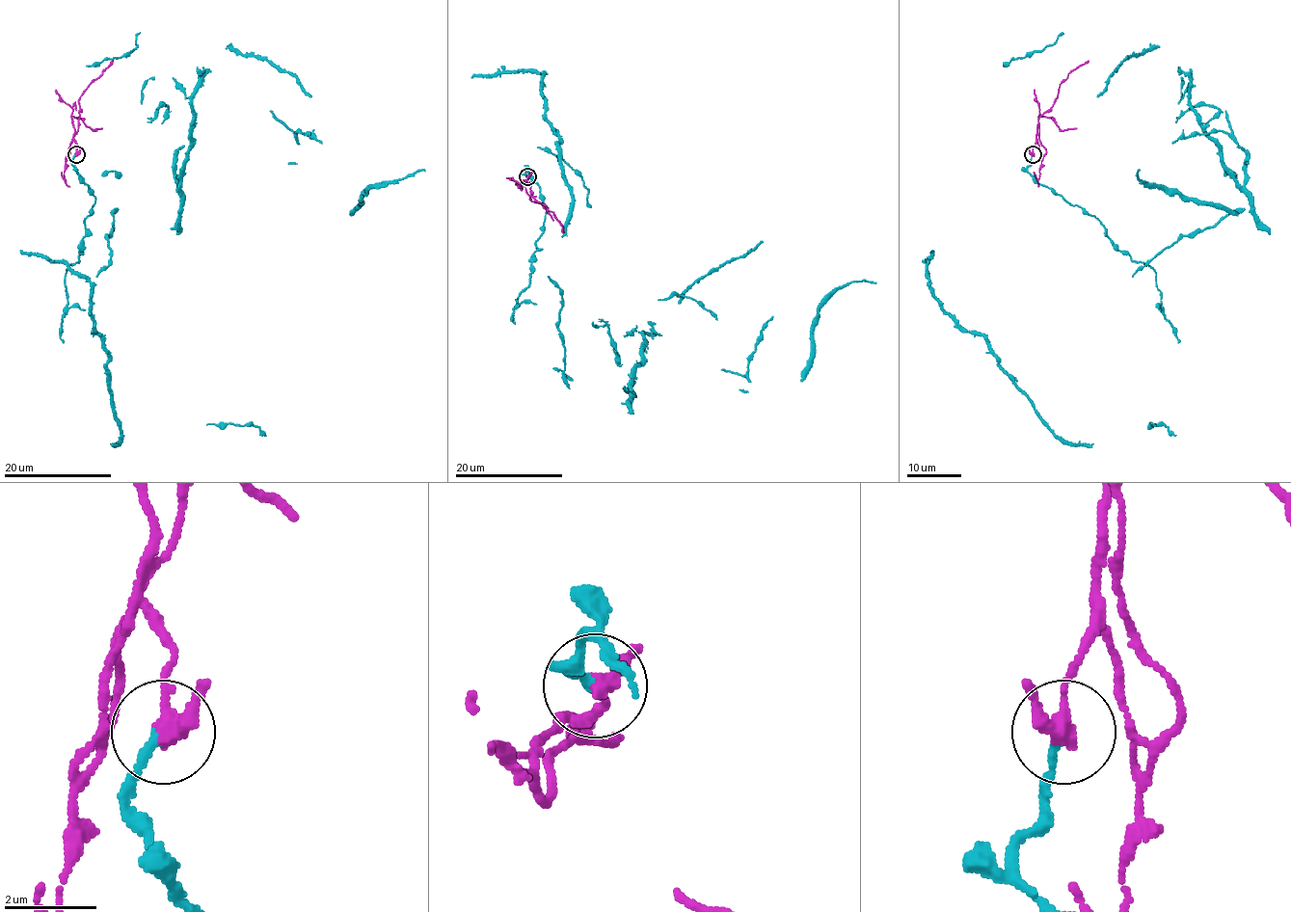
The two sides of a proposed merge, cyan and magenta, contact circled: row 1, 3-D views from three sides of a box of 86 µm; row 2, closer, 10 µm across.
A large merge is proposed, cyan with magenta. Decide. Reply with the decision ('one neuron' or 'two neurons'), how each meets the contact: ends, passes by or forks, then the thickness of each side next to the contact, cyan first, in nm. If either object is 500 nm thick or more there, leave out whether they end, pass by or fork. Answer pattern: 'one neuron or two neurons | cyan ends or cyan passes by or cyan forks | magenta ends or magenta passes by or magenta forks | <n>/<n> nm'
two neurons | cyan ends | magenta passes by | 200/340 nm

